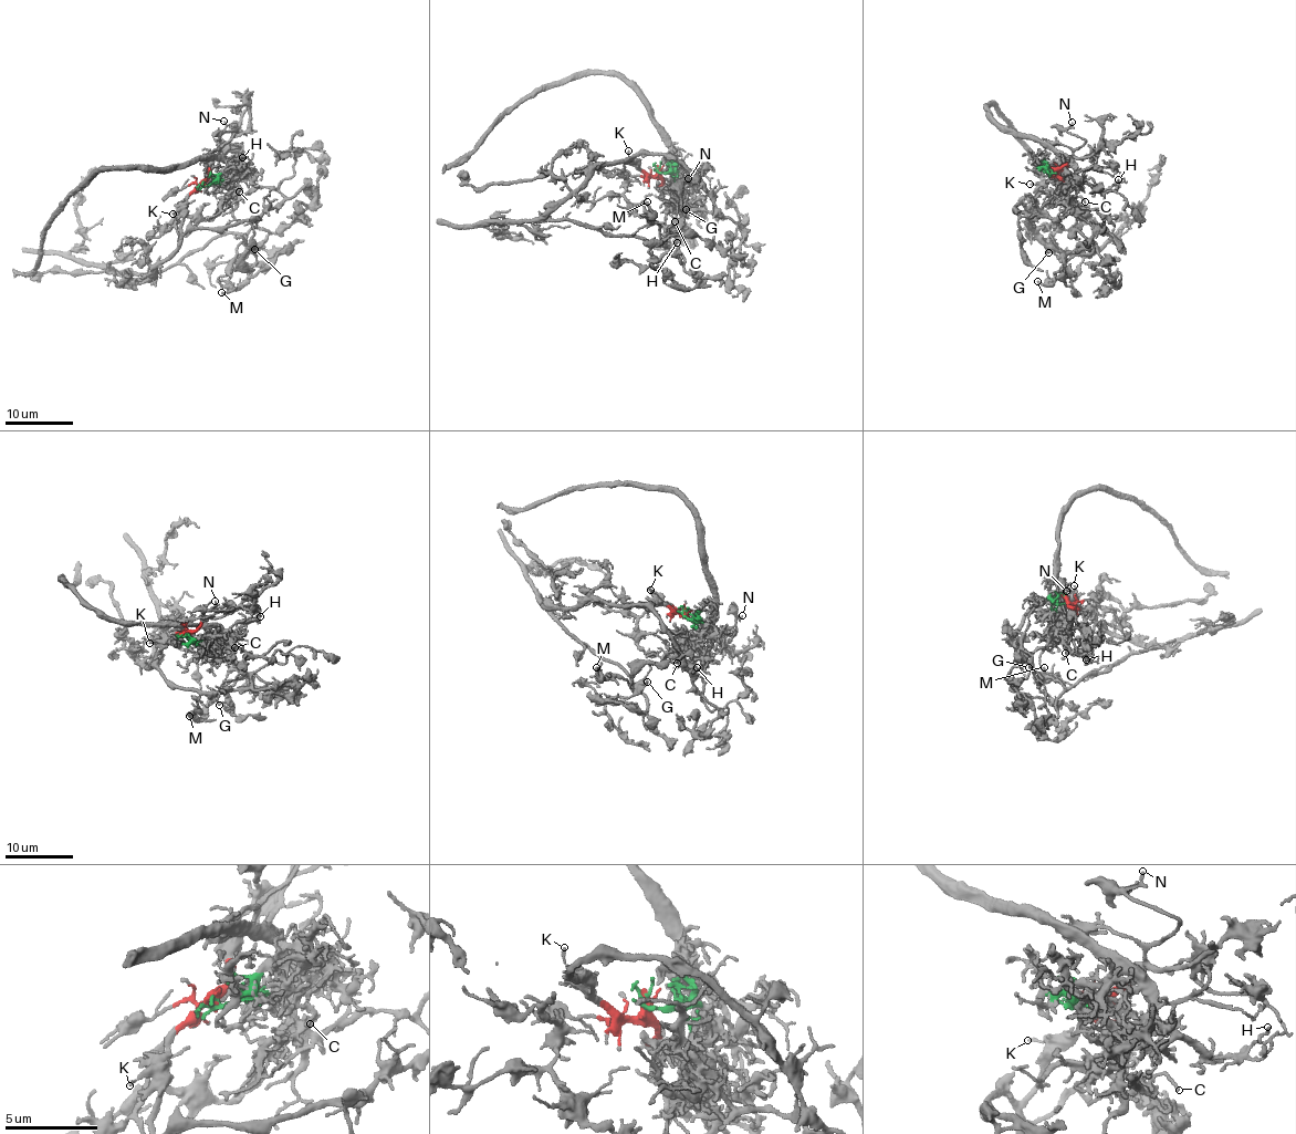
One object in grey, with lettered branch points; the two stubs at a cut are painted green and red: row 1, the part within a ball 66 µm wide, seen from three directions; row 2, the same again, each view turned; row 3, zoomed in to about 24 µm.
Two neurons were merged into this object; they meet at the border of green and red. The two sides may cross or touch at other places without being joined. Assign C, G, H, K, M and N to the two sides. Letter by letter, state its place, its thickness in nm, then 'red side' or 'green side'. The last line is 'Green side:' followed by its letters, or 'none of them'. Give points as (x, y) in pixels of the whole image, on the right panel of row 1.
C: at (1085, 201); 130 nm thick; green side
G: at (1048, 252); 170 nm thick; red side
H: at (1118, 179); 90 nm thick; green side
K: at (1030, 184); 110 nm thick; red side
M: at (1037, 281); 200 nm thick; red side
N: at (1072, 122); 160 nm thick; red side
Green side: C, H

